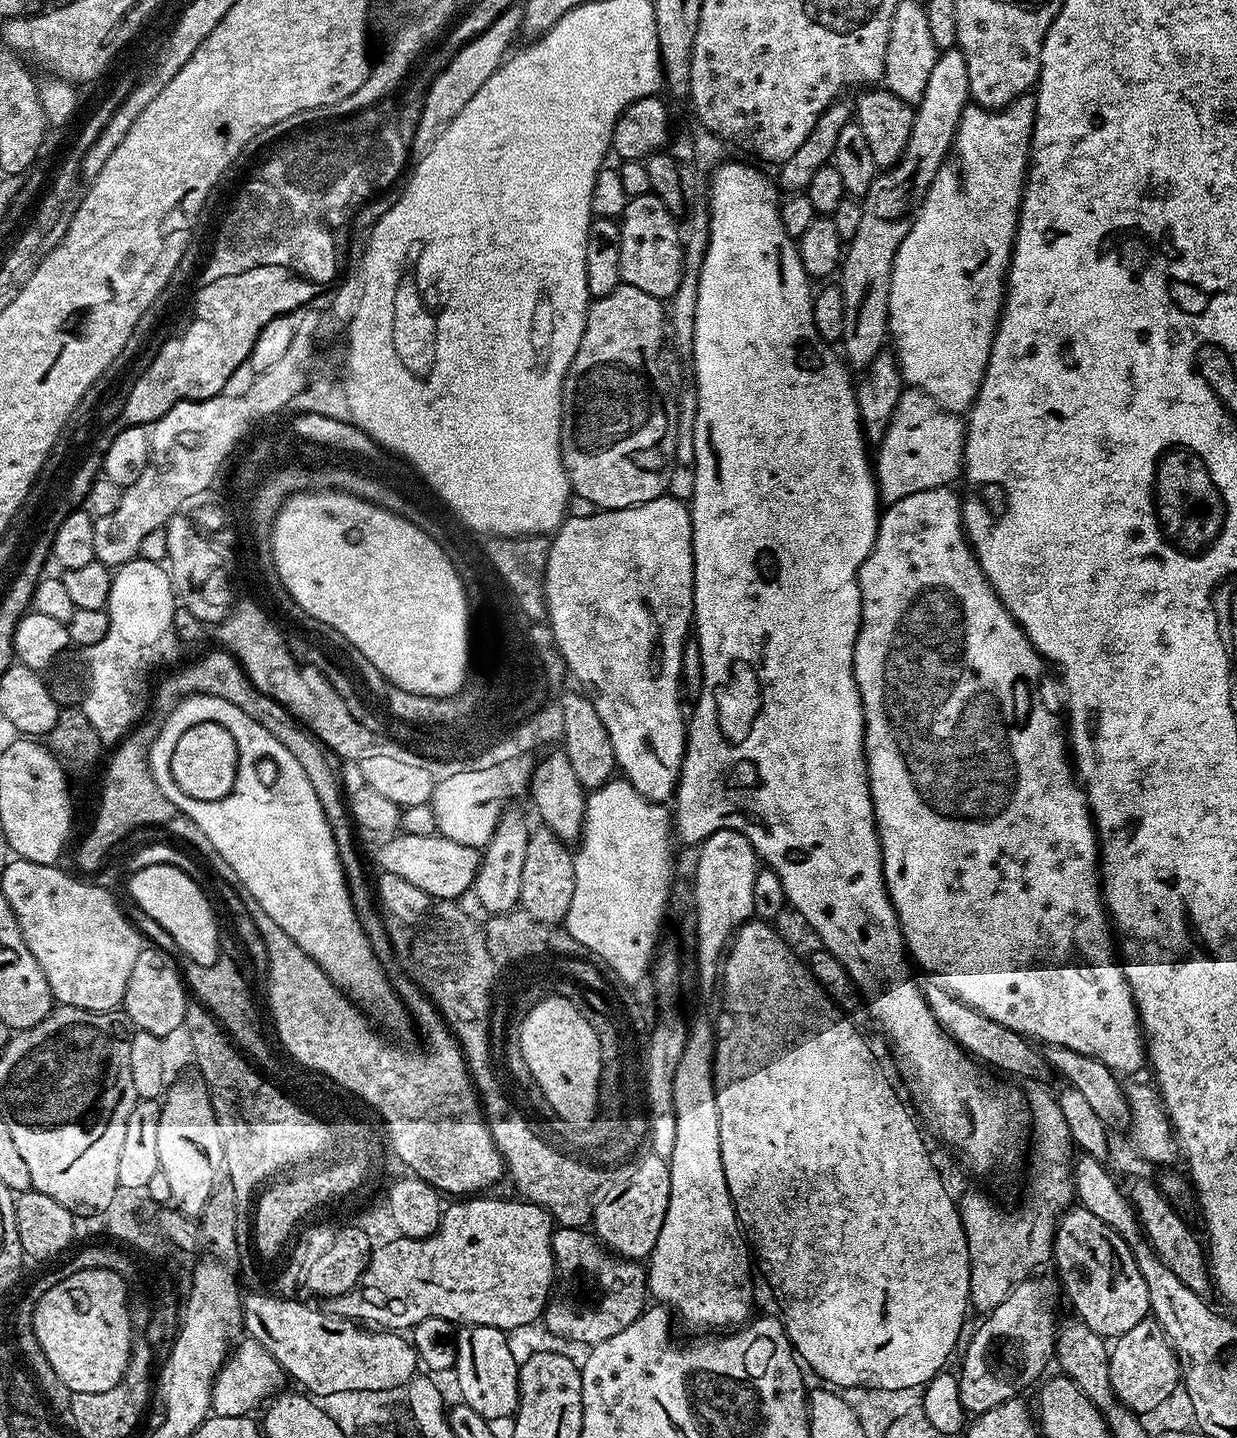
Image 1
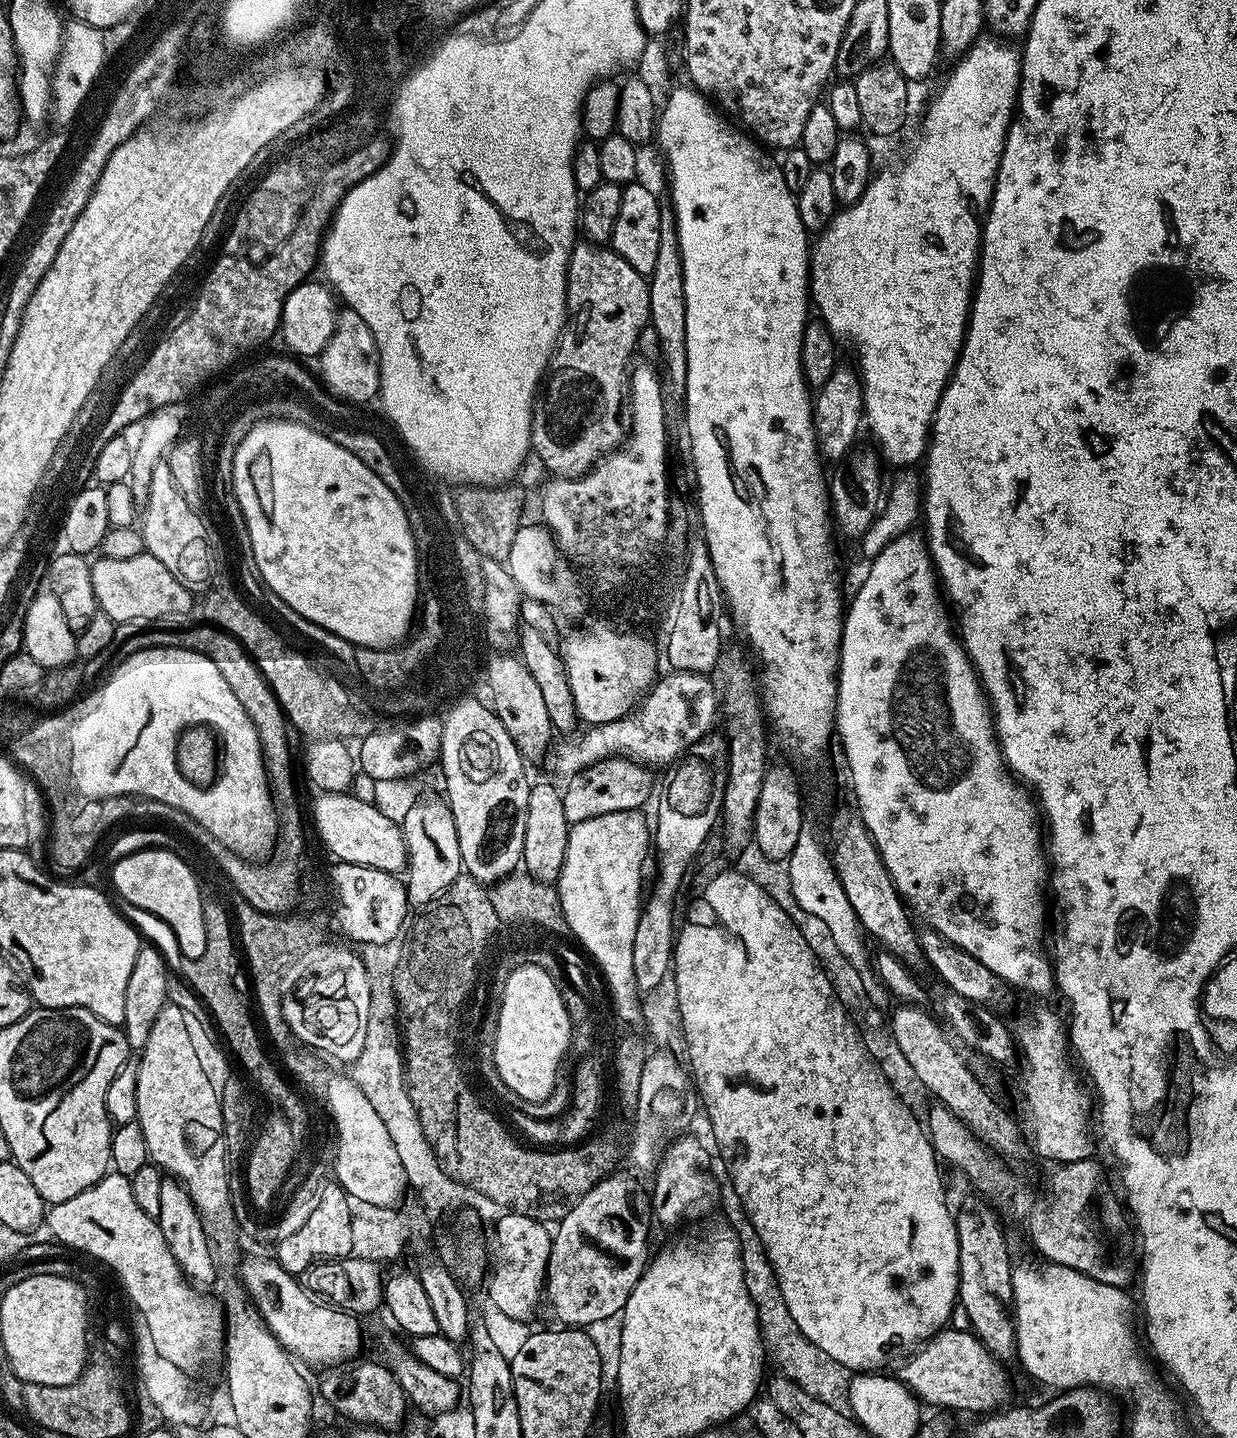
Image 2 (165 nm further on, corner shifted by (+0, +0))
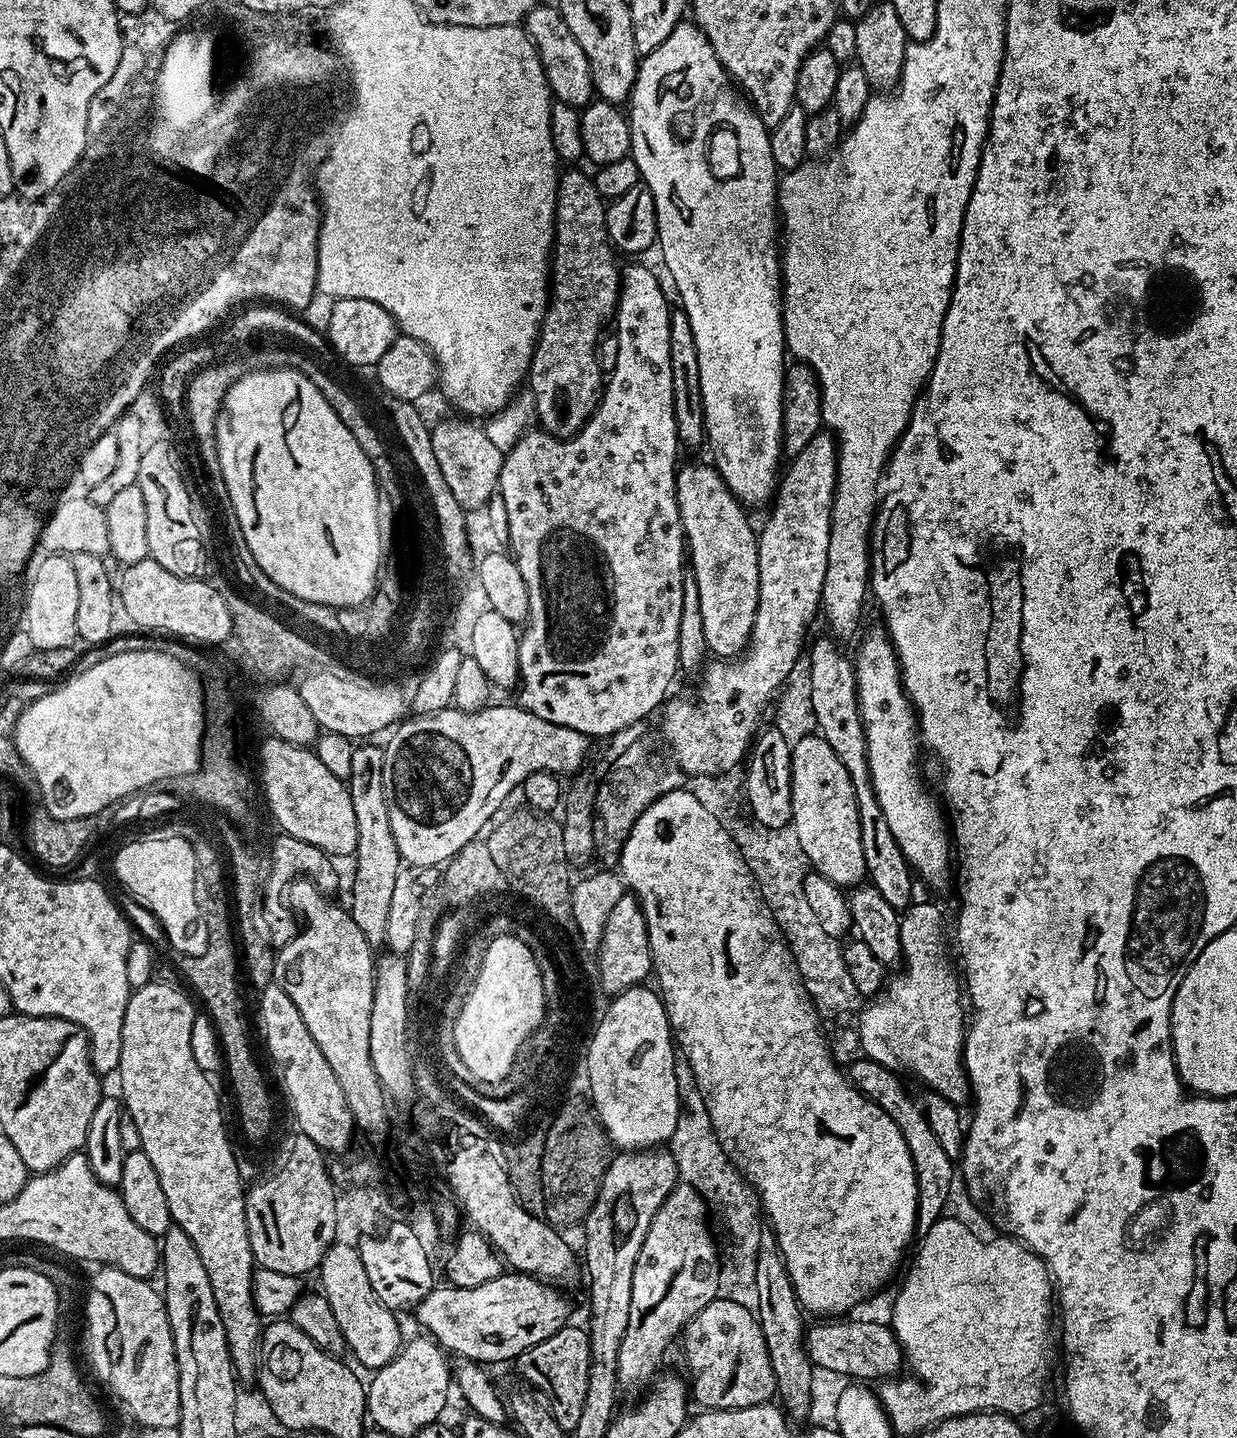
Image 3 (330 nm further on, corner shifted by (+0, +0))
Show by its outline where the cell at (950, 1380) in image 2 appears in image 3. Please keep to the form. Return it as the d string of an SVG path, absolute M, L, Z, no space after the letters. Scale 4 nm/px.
M824 1318L807 1329L808 1356L813 1365L836 1376L853 1376L856 1382L883 1382L895 1377L905 1367L904 1353L887 1323L875 1324L872 1320L852 1318Z

